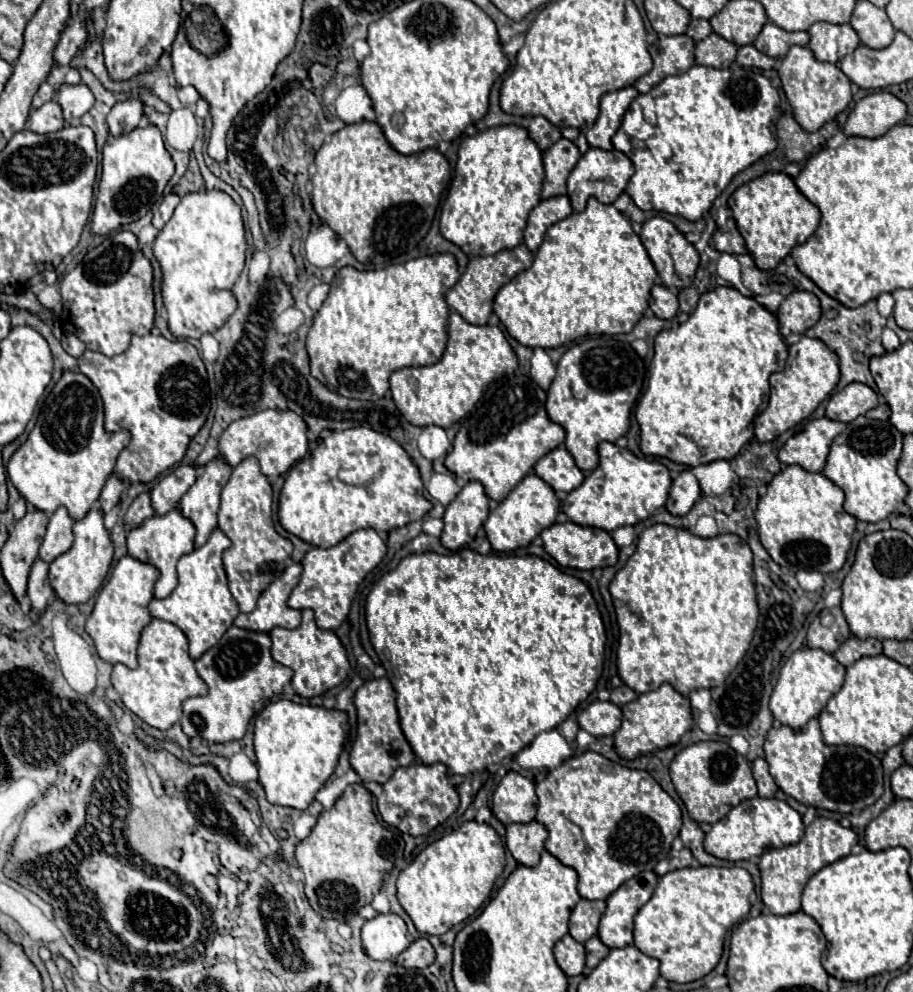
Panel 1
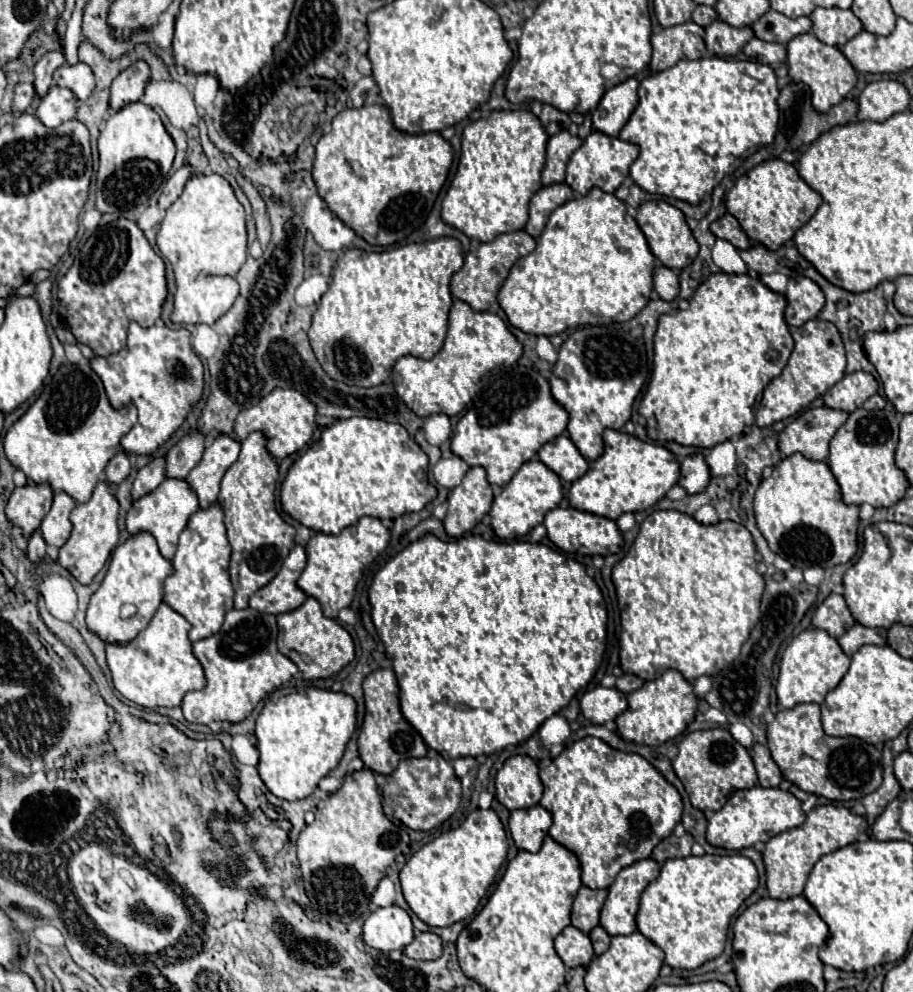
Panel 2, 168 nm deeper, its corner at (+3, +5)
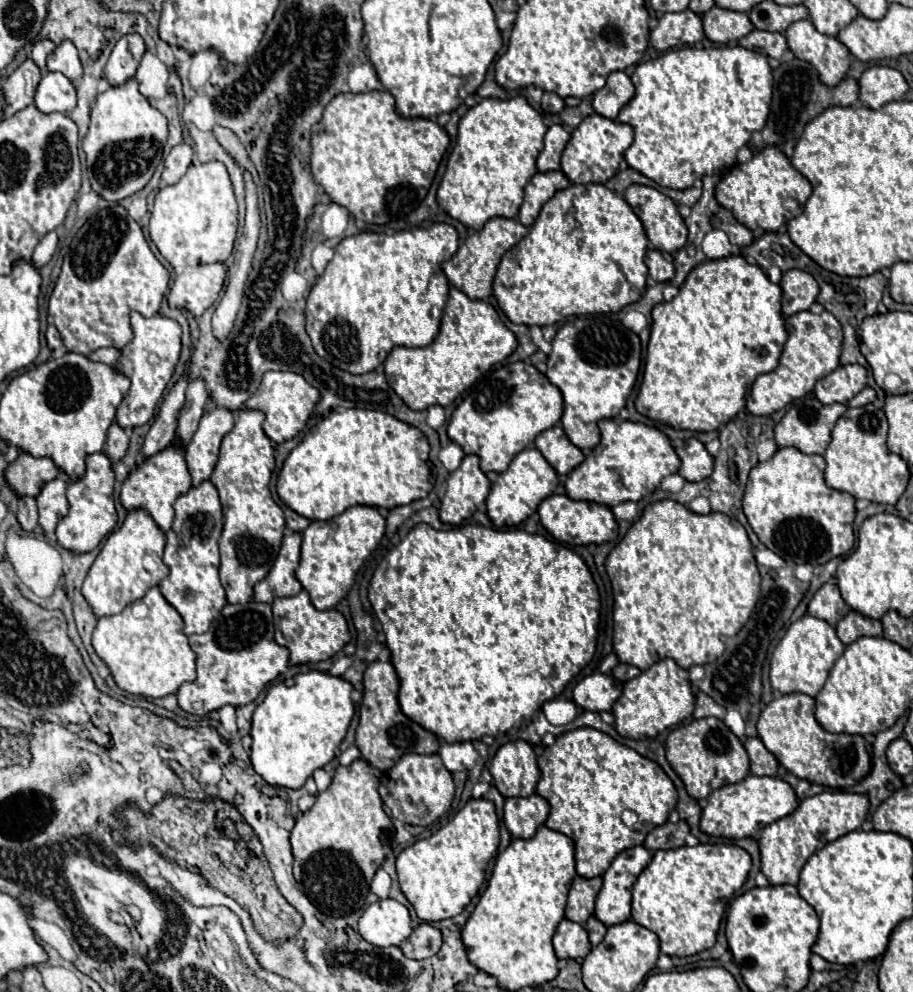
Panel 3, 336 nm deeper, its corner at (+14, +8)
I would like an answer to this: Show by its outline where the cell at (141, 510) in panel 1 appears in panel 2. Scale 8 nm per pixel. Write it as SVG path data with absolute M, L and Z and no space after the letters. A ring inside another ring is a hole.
M156 457L152 463L142 467L136 475L134 487L132 487L132 501L138 501L140 497L152 493L162 481L164 481L164 459Z

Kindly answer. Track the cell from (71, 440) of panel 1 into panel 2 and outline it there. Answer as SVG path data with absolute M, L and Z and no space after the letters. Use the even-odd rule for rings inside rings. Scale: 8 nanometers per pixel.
M66 363L44 387L24 417L4 437L6 459L32 483L48 483L54 491L68 493L76 503L86 503L102 479L104 467L120 449L120 439L134 427L136 409L112 409L100 377L88 363Z

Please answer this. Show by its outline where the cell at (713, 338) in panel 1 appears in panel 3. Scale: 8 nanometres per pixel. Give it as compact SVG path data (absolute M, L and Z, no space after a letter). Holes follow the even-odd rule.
M741 254L707 260L689 272L671 302L661 302L653 308L643 382L635 400L637 412L679 430L717 430L745 408L745 396L753 380L777 366L785 342L781 286L773 284L757 264L749 264Z

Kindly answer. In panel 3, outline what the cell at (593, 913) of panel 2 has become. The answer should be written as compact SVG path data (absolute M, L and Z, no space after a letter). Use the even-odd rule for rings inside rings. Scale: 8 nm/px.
M577 876L573 880L573 886L569 890L569 898L567 898L567 908L565 908L565 918L577 922L577 924L585 924L587 918L593 914L595 908L595 898L601 890L603 880L597 878L581 878Z

